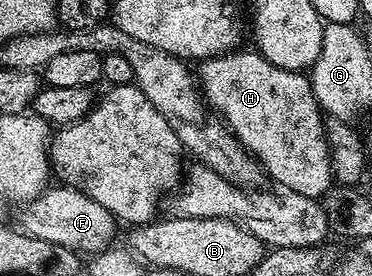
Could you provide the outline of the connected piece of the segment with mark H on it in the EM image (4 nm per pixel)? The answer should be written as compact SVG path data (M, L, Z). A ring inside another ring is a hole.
M237 49L199 64L198 82L202 94L211 110L228 124L228 130L235 135L245 151L264 168L269 180L281 183L285 192L319 200L333 186L334 176L332 161L328 157L328 142L324 136L325 116L312 92L309 76L299 71L278 69L278 65L270 65L270 61L262 58L259 51L244 50Z

